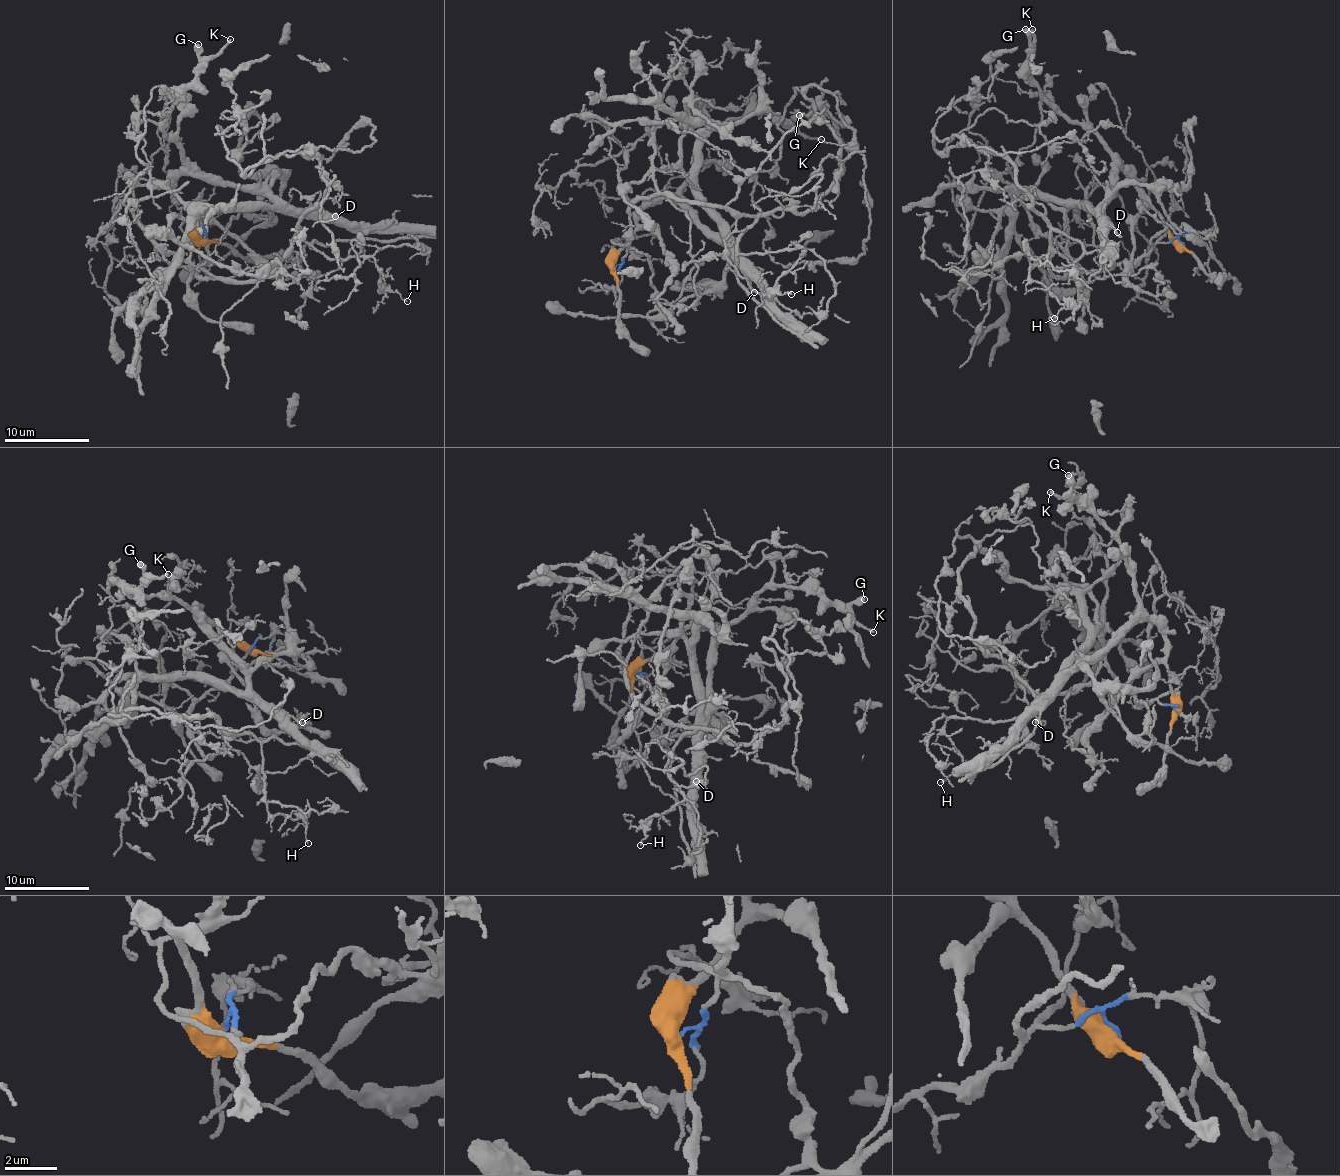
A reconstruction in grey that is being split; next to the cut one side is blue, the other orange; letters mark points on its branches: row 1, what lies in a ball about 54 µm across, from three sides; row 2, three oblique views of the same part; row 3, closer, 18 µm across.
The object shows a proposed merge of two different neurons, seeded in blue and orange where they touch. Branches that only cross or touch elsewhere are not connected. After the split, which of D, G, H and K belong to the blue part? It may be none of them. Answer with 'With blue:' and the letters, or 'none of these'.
With blue: H

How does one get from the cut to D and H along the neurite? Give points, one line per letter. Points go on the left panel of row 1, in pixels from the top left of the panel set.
D: (201, 239), (174, 189), (182, 174), (207, 176), (273, 196), (291, 208), (315, 209), (336, 217)
H: (201, 239), (203, 277), (259, 281), (301, 227), (327, 258), (370, 256), (380, 286), (407, 302)

